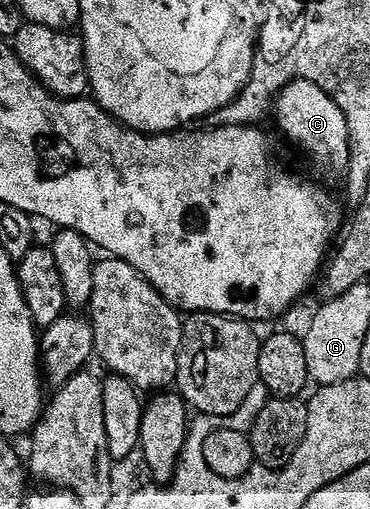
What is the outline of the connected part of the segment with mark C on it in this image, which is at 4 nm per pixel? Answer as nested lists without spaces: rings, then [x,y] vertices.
[[[295,80],[287,84],[279,93],[273,104],[273,114],[279,128],[303,152],[311,152],[311,156],[323,168],[346,169],[351,163],[351,139],[349,126],[345,122],[345,114],[341,114],[341,106],[321,90],[313,82]]]

